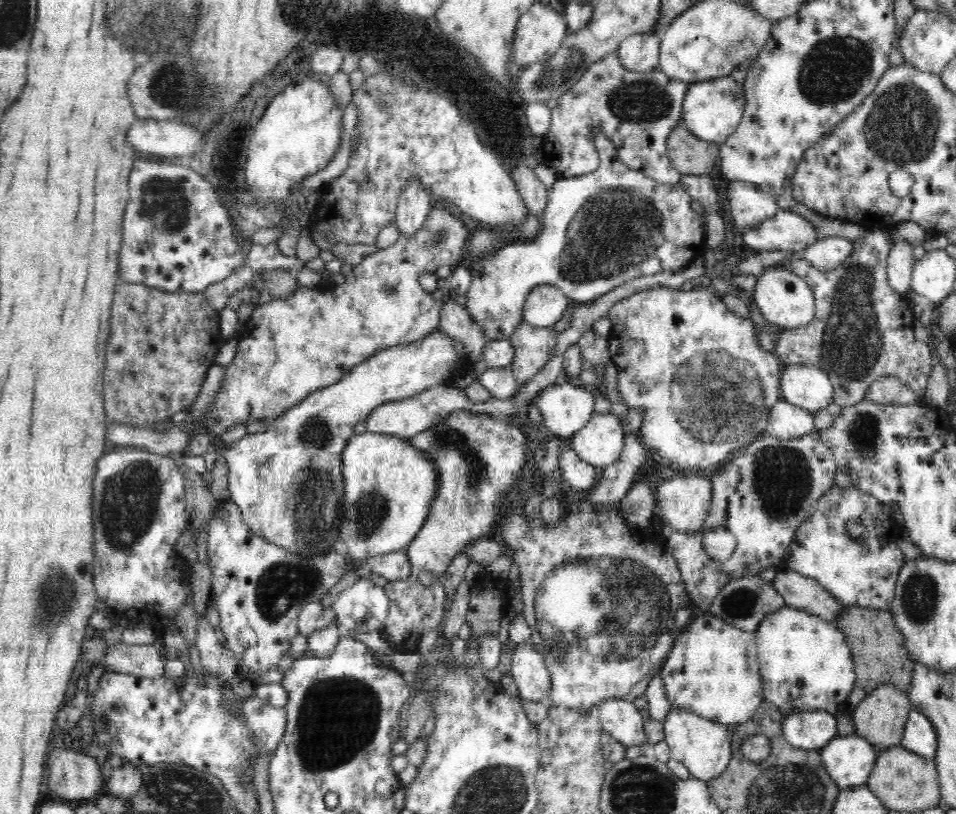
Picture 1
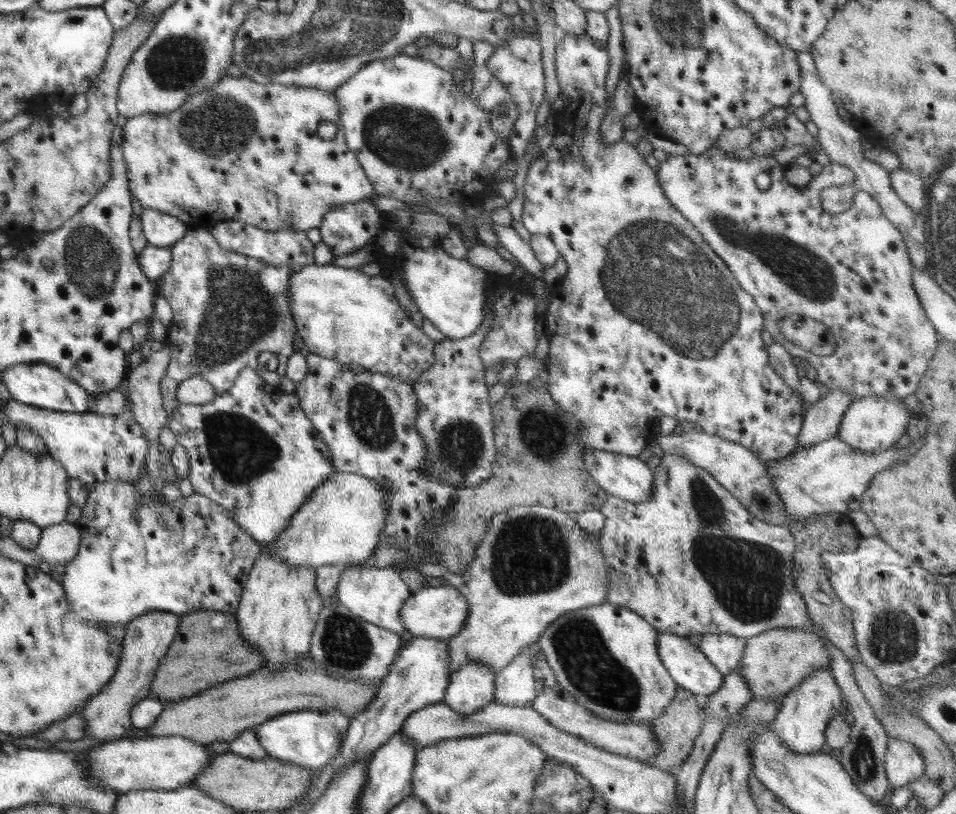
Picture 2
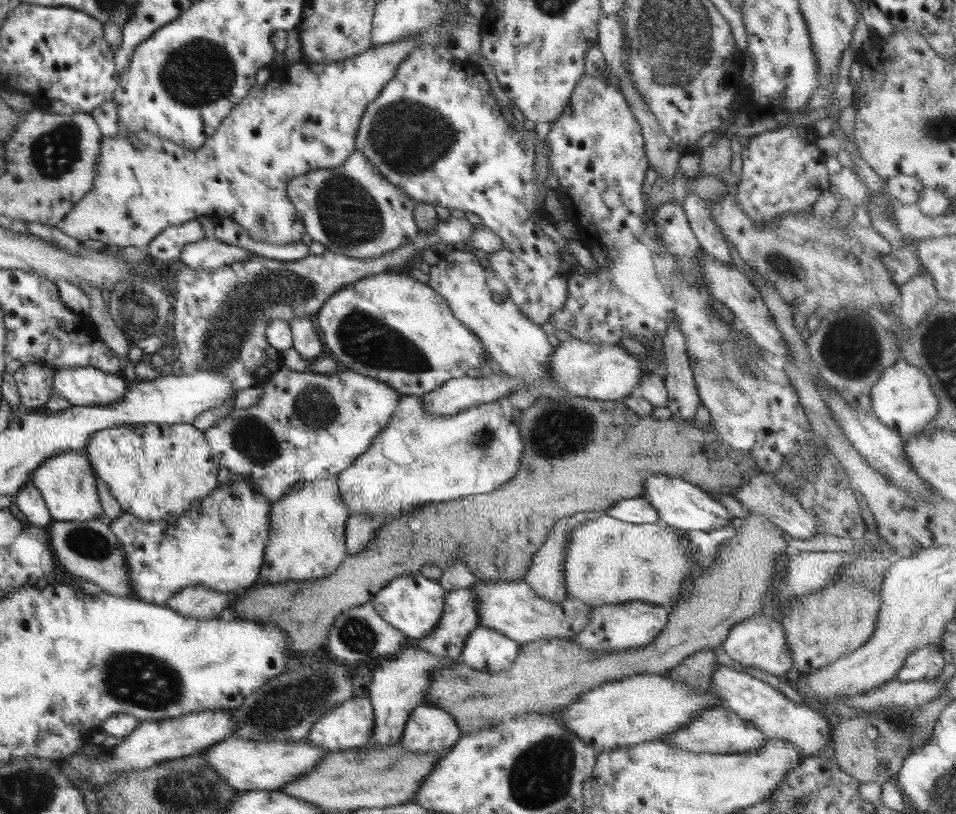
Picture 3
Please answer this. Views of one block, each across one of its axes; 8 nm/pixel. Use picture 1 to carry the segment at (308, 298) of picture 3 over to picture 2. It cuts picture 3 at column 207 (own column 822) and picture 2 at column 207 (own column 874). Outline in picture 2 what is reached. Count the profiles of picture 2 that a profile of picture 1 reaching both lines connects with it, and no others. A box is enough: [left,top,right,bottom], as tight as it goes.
[160,227,301,417]

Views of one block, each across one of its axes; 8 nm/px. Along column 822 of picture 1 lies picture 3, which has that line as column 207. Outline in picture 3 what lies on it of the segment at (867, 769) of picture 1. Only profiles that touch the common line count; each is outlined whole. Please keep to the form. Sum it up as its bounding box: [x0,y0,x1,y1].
[200,736,328,792]

